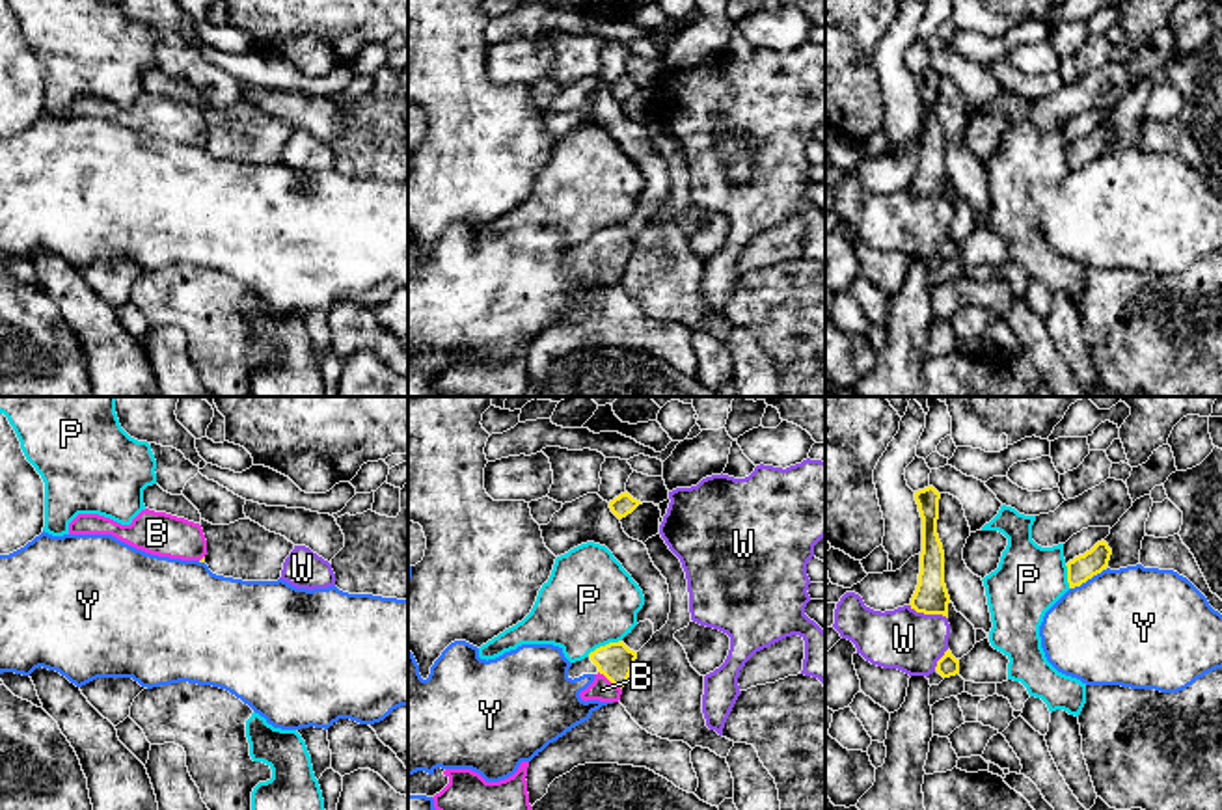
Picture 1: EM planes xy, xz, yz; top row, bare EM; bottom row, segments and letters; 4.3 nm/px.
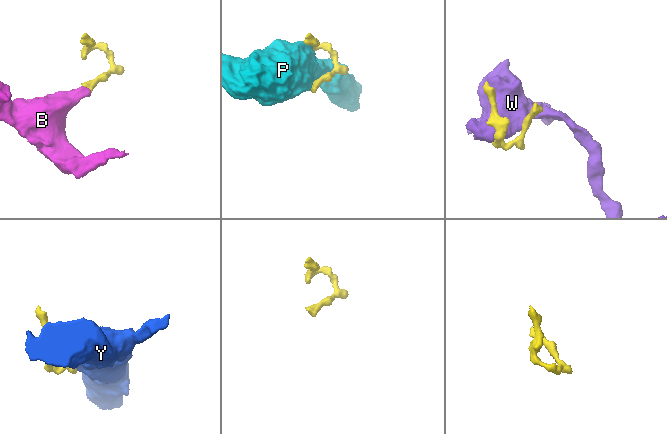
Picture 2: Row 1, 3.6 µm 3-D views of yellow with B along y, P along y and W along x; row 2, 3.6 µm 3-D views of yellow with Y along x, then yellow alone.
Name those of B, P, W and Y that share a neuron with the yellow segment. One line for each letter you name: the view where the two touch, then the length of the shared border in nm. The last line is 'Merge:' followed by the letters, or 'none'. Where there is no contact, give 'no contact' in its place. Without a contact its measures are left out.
B: meets yellow in xz; contact 130 nm long
Merge: B

